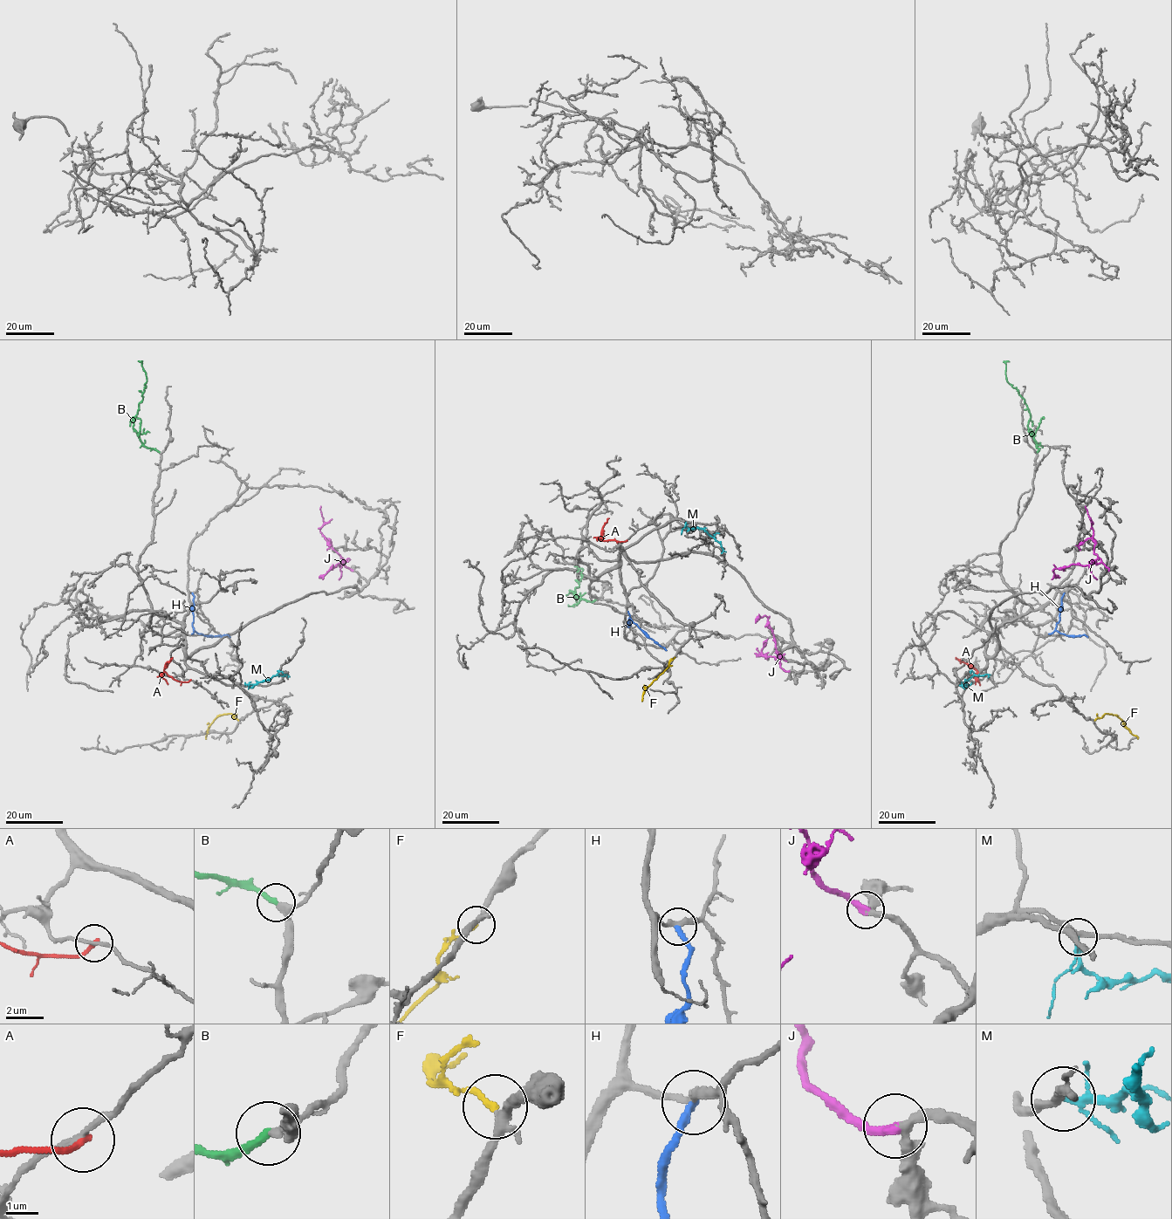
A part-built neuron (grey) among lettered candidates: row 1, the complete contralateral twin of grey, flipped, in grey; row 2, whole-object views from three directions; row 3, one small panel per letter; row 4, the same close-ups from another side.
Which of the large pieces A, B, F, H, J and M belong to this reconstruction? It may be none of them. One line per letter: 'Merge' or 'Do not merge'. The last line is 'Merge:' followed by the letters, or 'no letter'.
A: Do not merge
B: Merge
F: Merge
H: Do not merge
J: Merge
M: Do not merge
Merge: B, F, J

